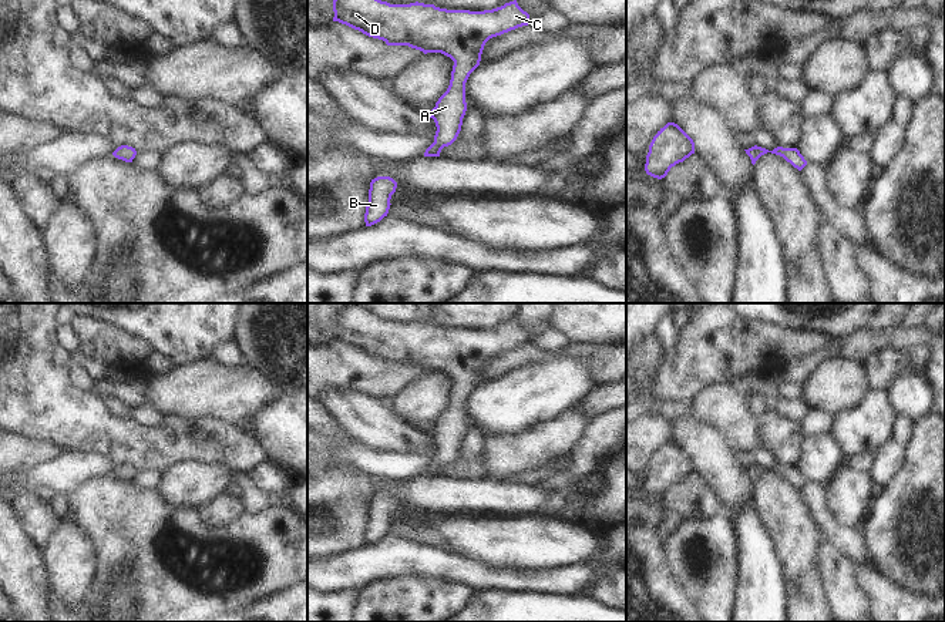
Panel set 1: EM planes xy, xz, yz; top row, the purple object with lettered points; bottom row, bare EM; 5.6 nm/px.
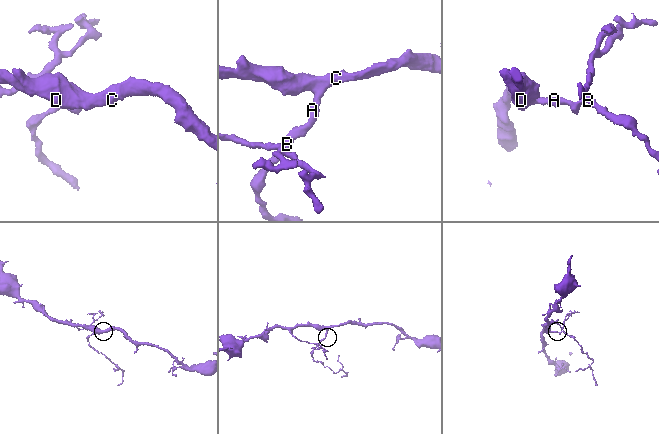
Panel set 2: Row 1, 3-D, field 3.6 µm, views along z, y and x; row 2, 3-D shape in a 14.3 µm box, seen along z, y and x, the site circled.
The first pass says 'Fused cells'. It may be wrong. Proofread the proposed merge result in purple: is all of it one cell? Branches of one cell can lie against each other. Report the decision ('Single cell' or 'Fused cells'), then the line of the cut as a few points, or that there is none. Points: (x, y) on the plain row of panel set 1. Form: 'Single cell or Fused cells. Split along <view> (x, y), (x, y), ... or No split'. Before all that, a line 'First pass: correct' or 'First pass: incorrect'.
First pass: incorrect
Single cell. No split.

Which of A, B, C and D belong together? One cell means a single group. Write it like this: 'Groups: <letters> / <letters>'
Groups: A B C D.

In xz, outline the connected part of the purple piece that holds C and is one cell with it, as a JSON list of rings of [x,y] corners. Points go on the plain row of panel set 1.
[[[354,303],[336,313],[333,330],[333,340],[346,343],[369,356],[383,359],[387,364],[408,364],[424,373],[441,371],[454,380],[450,404],[430,431],[437,450],[434,461],[426,468],[424,475],[440,475],[441,468],[457,458],[467,430],[465,401],[470,393],[480,384],[485,362],[492,356],[529,342],[529,333],[518,325],[517,319],[484,330],[447,329],[418,320],[390,323],[360,309]]]

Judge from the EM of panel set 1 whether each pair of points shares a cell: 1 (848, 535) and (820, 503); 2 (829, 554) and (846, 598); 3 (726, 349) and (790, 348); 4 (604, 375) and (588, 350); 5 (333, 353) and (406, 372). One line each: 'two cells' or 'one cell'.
1: one cell
2: one cell
3: one cell
4: one cell
5: one cell

